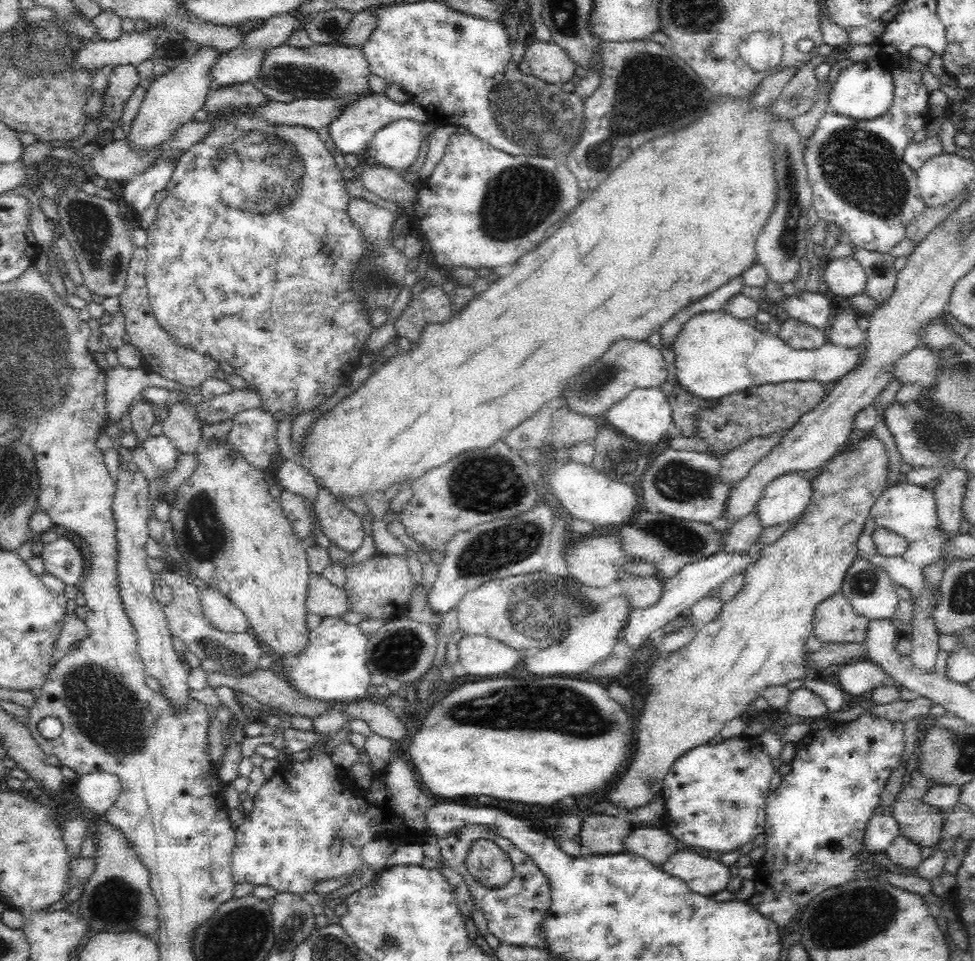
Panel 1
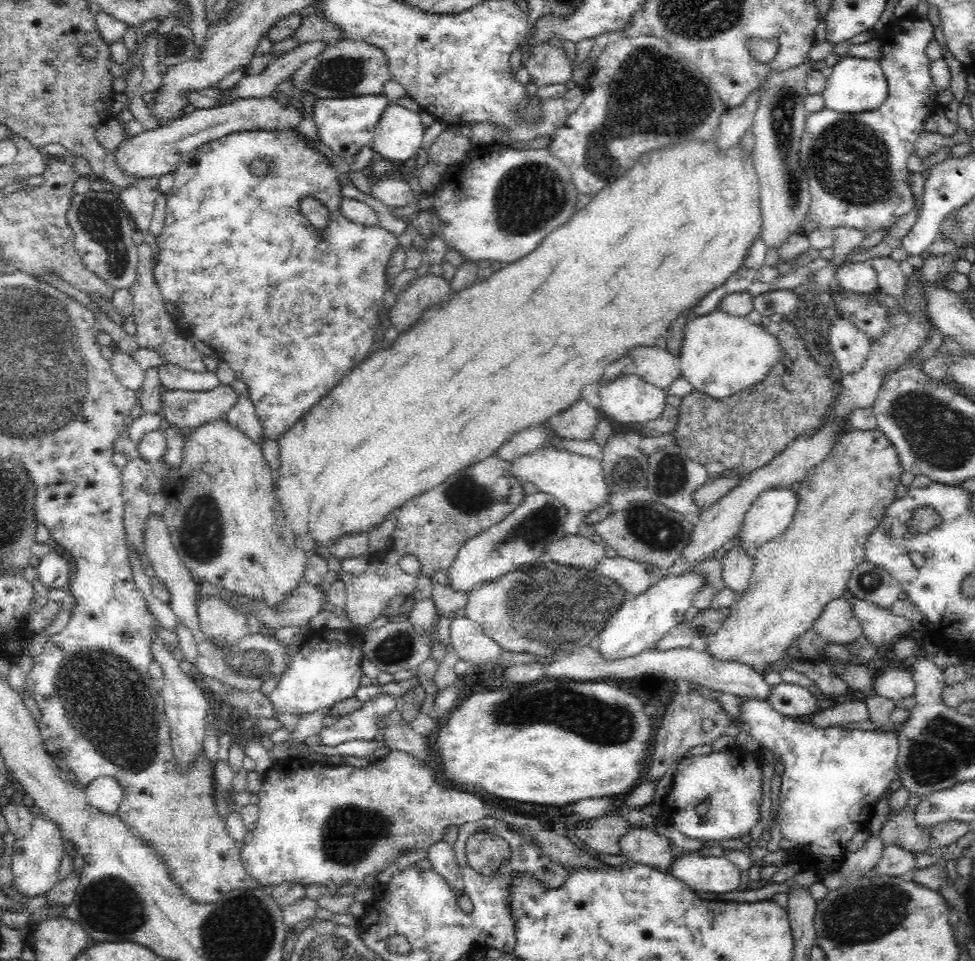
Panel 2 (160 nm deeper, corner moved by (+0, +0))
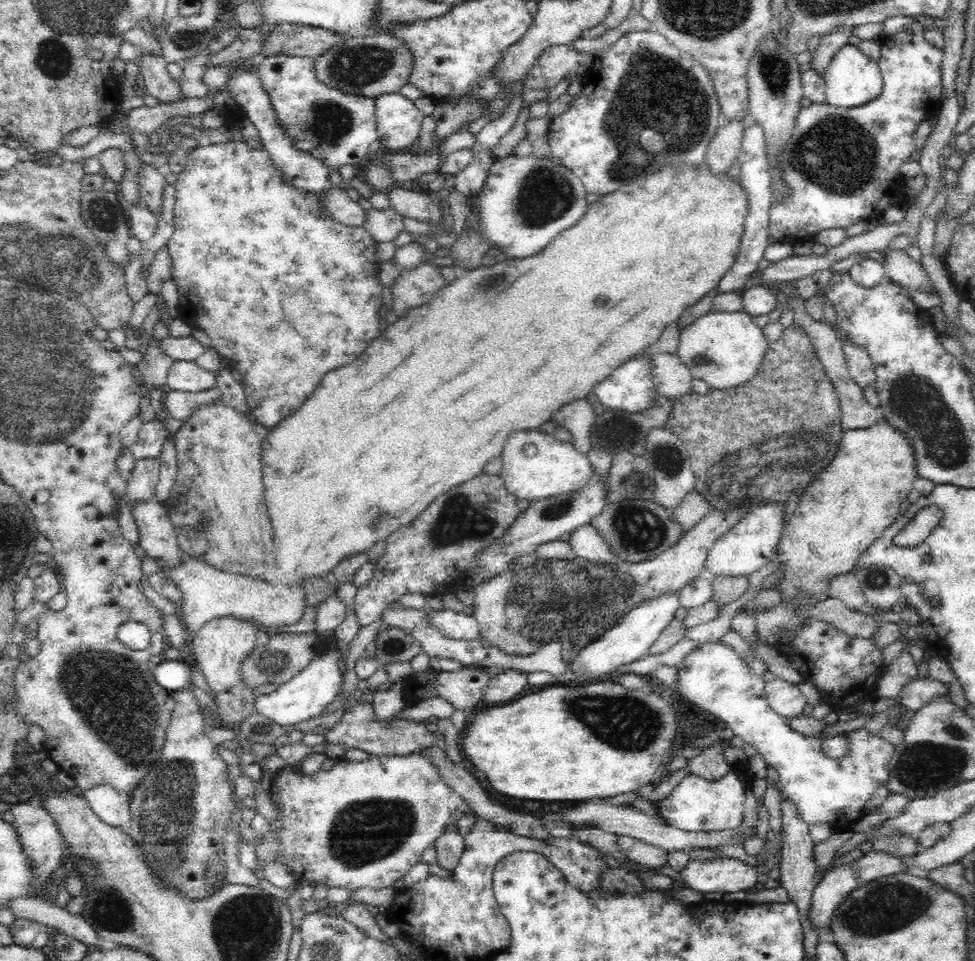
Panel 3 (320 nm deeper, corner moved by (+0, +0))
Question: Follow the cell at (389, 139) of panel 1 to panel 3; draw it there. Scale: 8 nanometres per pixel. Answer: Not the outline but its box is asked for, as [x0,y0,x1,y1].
[375,92,423,150]

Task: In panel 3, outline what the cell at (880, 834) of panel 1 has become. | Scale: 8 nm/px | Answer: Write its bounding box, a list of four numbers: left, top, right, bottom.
[809,864,860,934]

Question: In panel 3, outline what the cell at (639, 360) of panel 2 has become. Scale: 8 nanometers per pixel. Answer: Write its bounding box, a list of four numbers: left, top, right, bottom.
[651,352,694,402]

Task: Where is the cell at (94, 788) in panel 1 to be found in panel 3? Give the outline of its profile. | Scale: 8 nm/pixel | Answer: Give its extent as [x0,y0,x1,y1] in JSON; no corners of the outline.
[82,784,131,828]

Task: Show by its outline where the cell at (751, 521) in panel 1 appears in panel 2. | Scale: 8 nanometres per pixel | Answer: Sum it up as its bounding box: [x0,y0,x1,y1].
[721,549,754,594]

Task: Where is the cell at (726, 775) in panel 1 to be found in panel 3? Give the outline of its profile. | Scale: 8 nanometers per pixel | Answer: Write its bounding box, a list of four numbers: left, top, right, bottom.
[655,770,744,832]

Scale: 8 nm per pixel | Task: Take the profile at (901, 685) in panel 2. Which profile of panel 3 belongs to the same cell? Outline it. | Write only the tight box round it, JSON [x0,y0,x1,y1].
[899,677,951,712]

